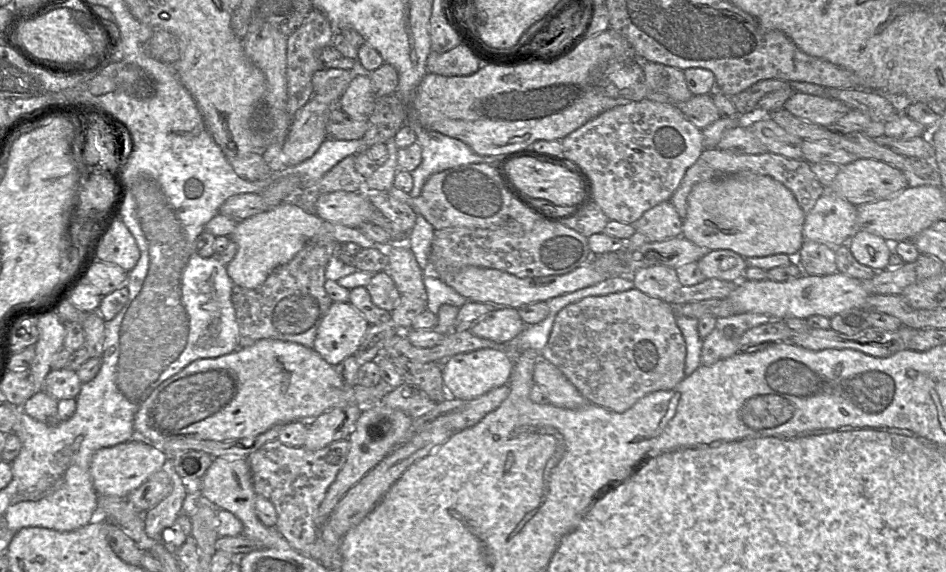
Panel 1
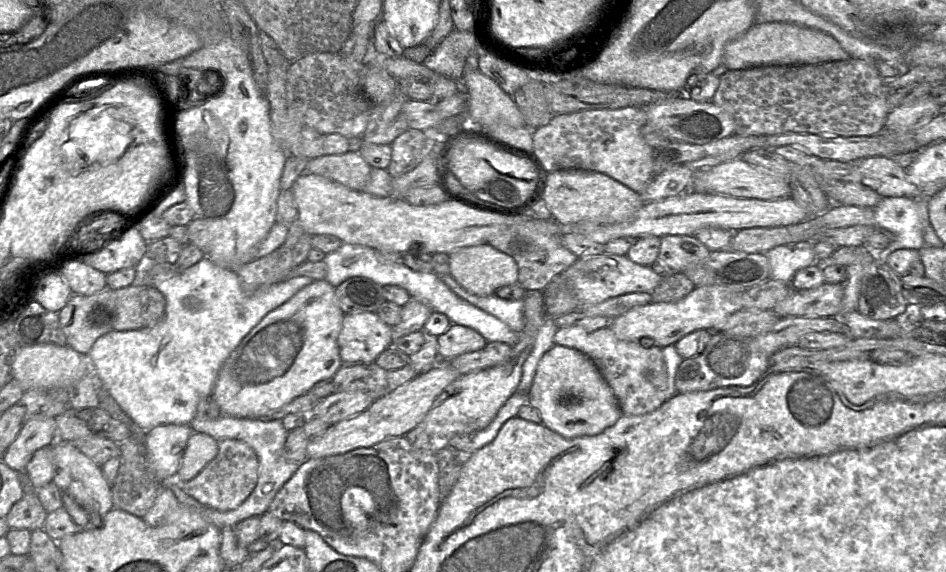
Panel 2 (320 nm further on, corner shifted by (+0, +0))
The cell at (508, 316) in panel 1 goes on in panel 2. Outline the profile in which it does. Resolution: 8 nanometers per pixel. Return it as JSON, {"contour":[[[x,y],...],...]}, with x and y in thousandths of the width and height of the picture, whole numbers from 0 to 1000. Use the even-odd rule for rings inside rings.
{"contour":[[[477,566],[470,582],[462,589],[463,621],[466,628],[479,626],[512,608],[516,598],[504,579],[485,566]]]}

